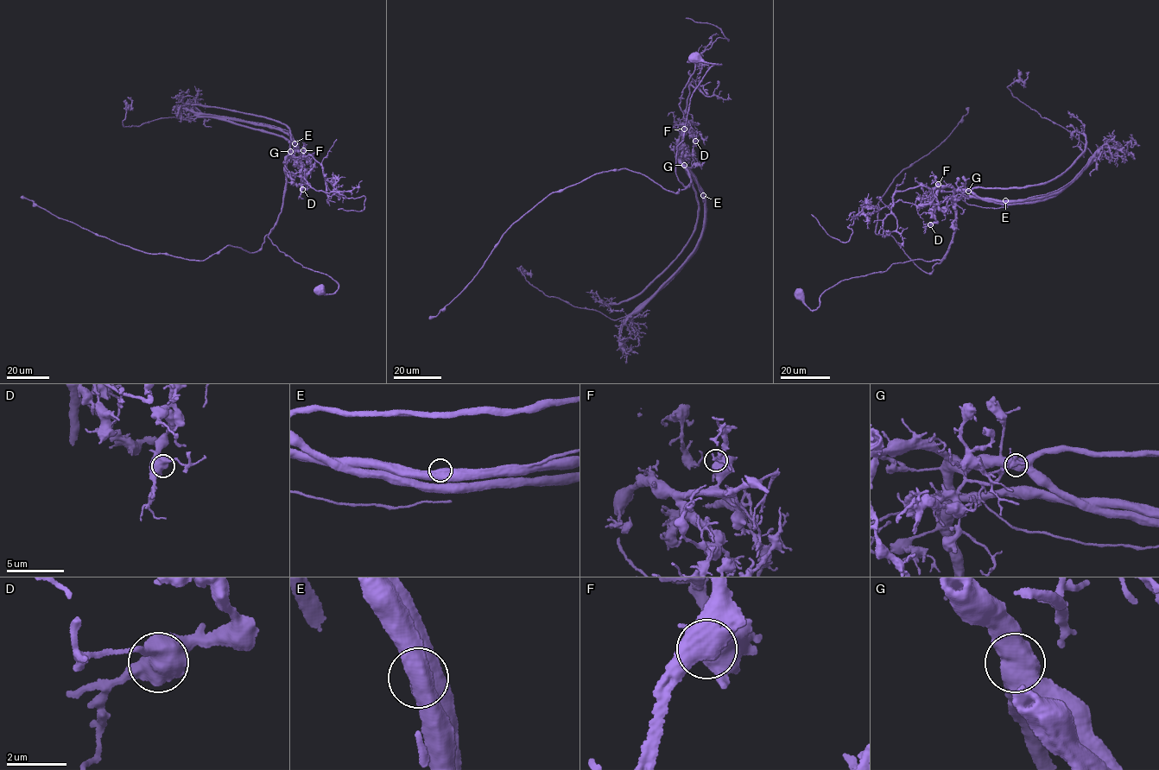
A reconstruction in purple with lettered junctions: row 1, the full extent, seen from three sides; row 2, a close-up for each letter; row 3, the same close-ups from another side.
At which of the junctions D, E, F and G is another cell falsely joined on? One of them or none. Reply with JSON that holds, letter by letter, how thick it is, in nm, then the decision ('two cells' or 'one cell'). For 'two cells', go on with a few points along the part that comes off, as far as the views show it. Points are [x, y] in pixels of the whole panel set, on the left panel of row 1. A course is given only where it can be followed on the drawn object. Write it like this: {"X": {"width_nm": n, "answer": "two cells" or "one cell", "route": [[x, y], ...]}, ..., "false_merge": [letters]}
{"D": {"width_nm": 650, "answer": "one cell"}, "E": {"width_nm": 650, "answer": "two cells", "route": [[294, 143], [292, 135], [281, 128], [204, 114], [162, 117], [125, 127], [123, 122], [131, 102], [128, 97]]}, "F": {"width_nm": 600, "answer": "one cell"}, "G": {"width_nm": 600, "answer": "one cell"}, "false_merge": ["E"]}

